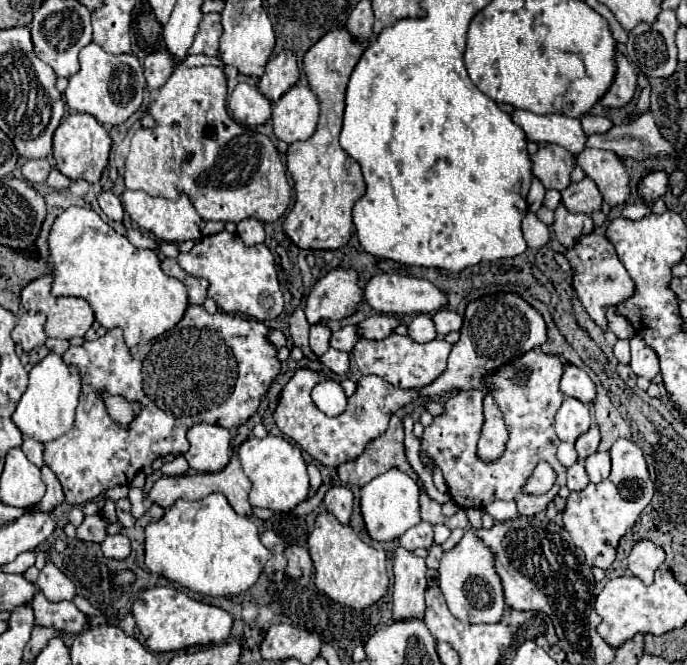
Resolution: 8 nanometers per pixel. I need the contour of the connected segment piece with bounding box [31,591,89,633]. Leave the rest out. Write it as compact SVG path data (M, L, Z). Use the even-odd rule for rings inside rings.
M39 591L31 603L35 611L35 621L41 627L53 627L63 633L81 633L85 631L87 617L71 603L71 601L47 601L45 595Z

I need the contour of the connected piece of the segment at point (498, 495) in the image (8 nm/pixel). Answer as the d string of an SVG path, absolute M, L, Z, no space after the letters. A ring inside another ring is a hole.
M533 349L533 351L525 353L523 357L515 359L513 363L503 365L493 377L487 379L487 387L489 387L489 391L491 391L497 407L501 409L505 427L509 431L509 441L507 441L509 455L505 451L495 461L483 461L483 459L477 457L477 441L479 441L479 435L481 435L481 427L485 423L485 417L483 417L483 397L485 397L485 393L483 391L475 391L475 389L473 391L459 391L455 397L451 397L445 403L445 413L439 415L439 417L435 417L435 421L425 429L425 433L421 437L421 459L423 459L423 463L427 467L433 467L433 465L441 467L443 477L445 477L447 487L449 487L449 493L451 493L453 501L457 501L457 505L485 509L493 501L503 499L503 501L515 501L517 509L521 511L521 515L533 517L539 511L543 511L547 507L547 503L559 493L561 485L565 485L565 469L563 469L563 465L559 465L559 461L555 457L557 445L561 441L559 441L559 437L555 433L553 419L555 419L555 413L561 407L563 399L565 399L565 395L559 391L559 377L561 375L563 375L563 361L559 361L553 355L543 353L541 349ZM541 461L549 463L555 469L557 481L551 487L551 491L547 491L543 495L529 495L529 493L523 491L523 485L531 477L531 473L537 467L537 463L541 463Z

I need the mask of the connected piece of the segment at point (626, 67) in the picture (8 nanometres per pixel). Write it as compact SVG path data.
M617 53L617 75L609 91L603 95L601 103L605 107L619 109L635 97L635 91L637 91L637 73L633 65L621 53Z

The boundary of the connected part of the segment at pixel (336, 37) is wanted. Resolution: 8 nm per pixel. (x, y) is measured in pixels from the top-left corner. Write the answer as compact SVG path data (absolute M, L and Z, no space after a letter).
M345 27L325 33L303 57L309 89L319 99L319 125L313 137L295 141L287 151L287 171L295 183L295 205L285 219L285 233L301 249L339 249L351 237L351 209L365 195L359 163L339 145L345 111L345 89L349 77L369 41L357 43Z

